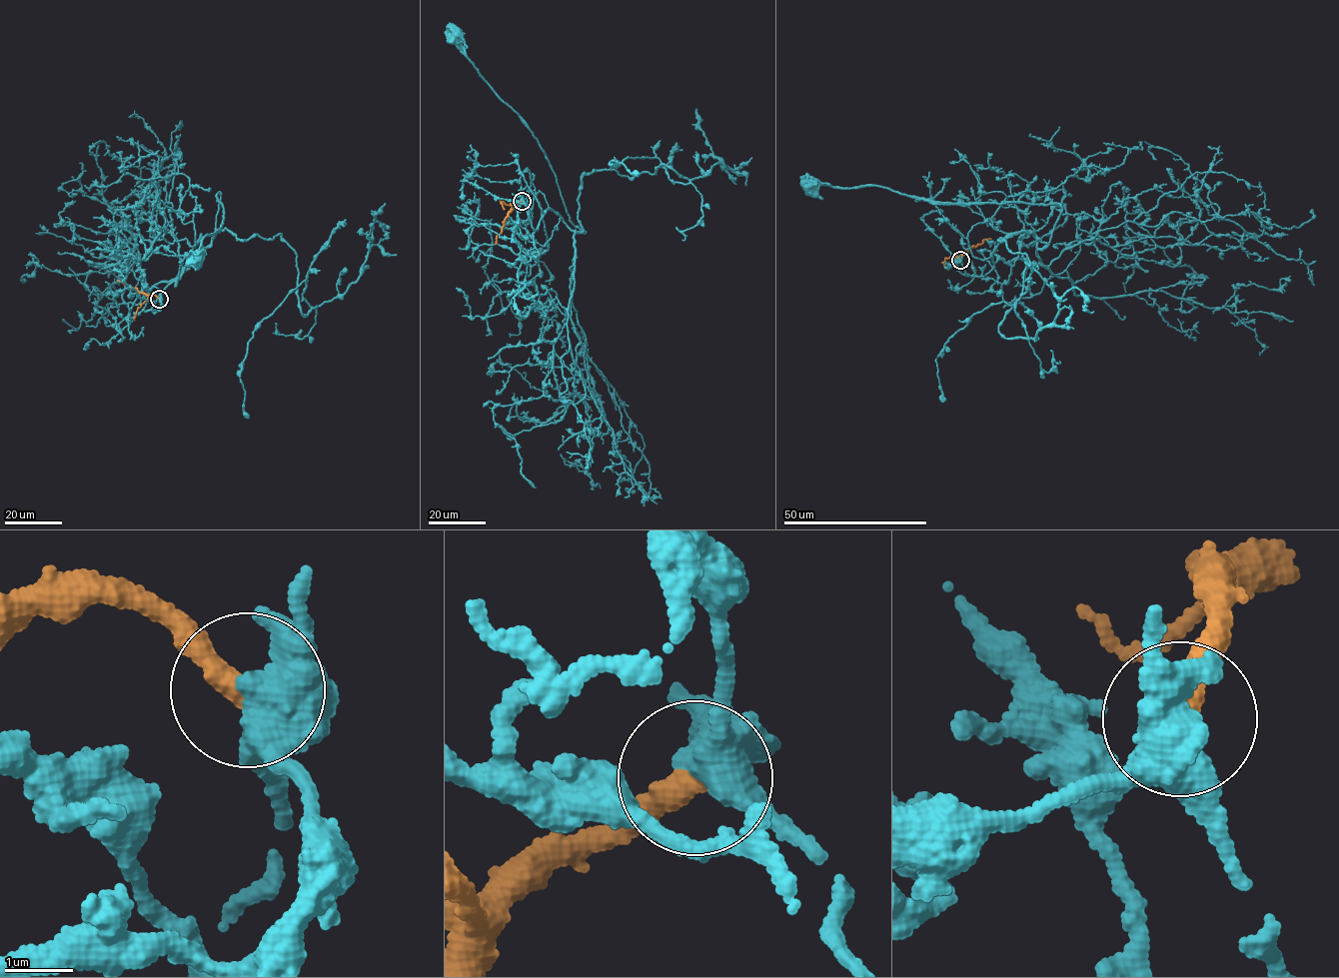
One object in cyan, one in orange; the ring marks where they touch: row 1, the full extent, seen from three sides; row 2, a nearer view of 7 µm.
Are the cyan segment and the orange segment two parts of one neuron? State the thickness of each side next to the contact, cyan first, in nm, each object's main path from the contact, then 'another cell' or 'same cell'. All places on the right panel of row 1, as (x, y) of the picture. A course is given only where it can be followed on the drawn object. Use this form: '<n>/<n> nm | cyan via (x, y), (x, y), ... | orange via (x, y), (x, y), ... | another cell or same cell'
440/440 nm | cyan via (960, 260), (965, 274), (985, 275), (999, 241), (1022, 232), (1041, 250), (1062, 208), (813, 184) | orange via (960, 260), (971, 248), (990, 238) | another cell

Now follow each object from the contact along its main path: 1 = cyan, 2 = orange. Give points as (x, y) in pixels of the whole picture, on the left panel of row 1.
1: (159, 298), (152, 312), (200, 235), (202, 247), (209, 247), (218, 193), (223, 223), (206, 235), (197, 256)
2: (159, 298), (117, 281)

